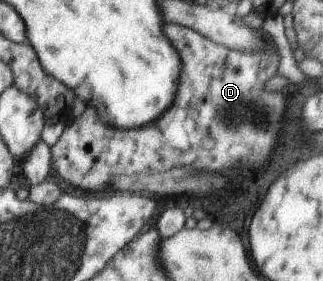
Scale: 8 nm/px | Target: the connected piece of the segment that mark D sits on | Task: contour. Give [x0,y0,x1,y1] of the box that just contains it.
[51,23,287,192]

